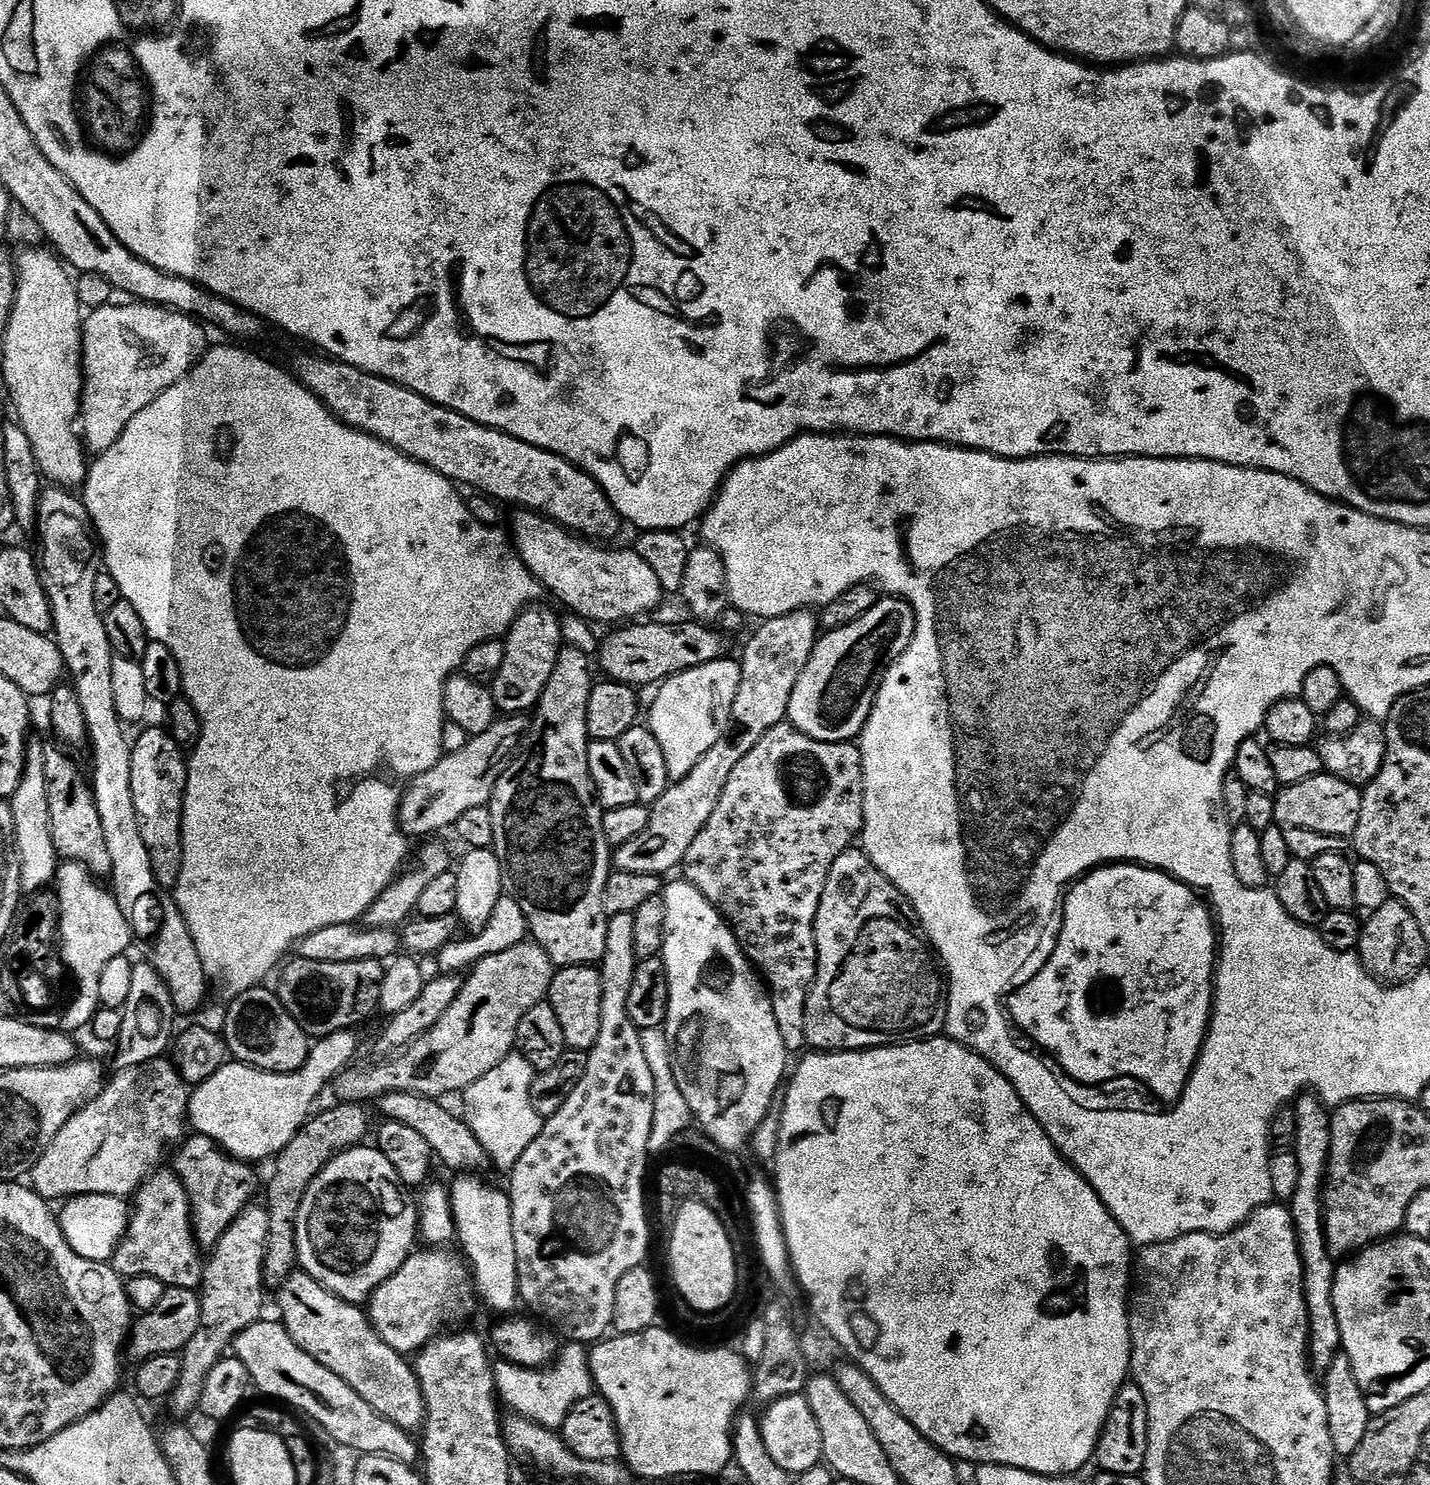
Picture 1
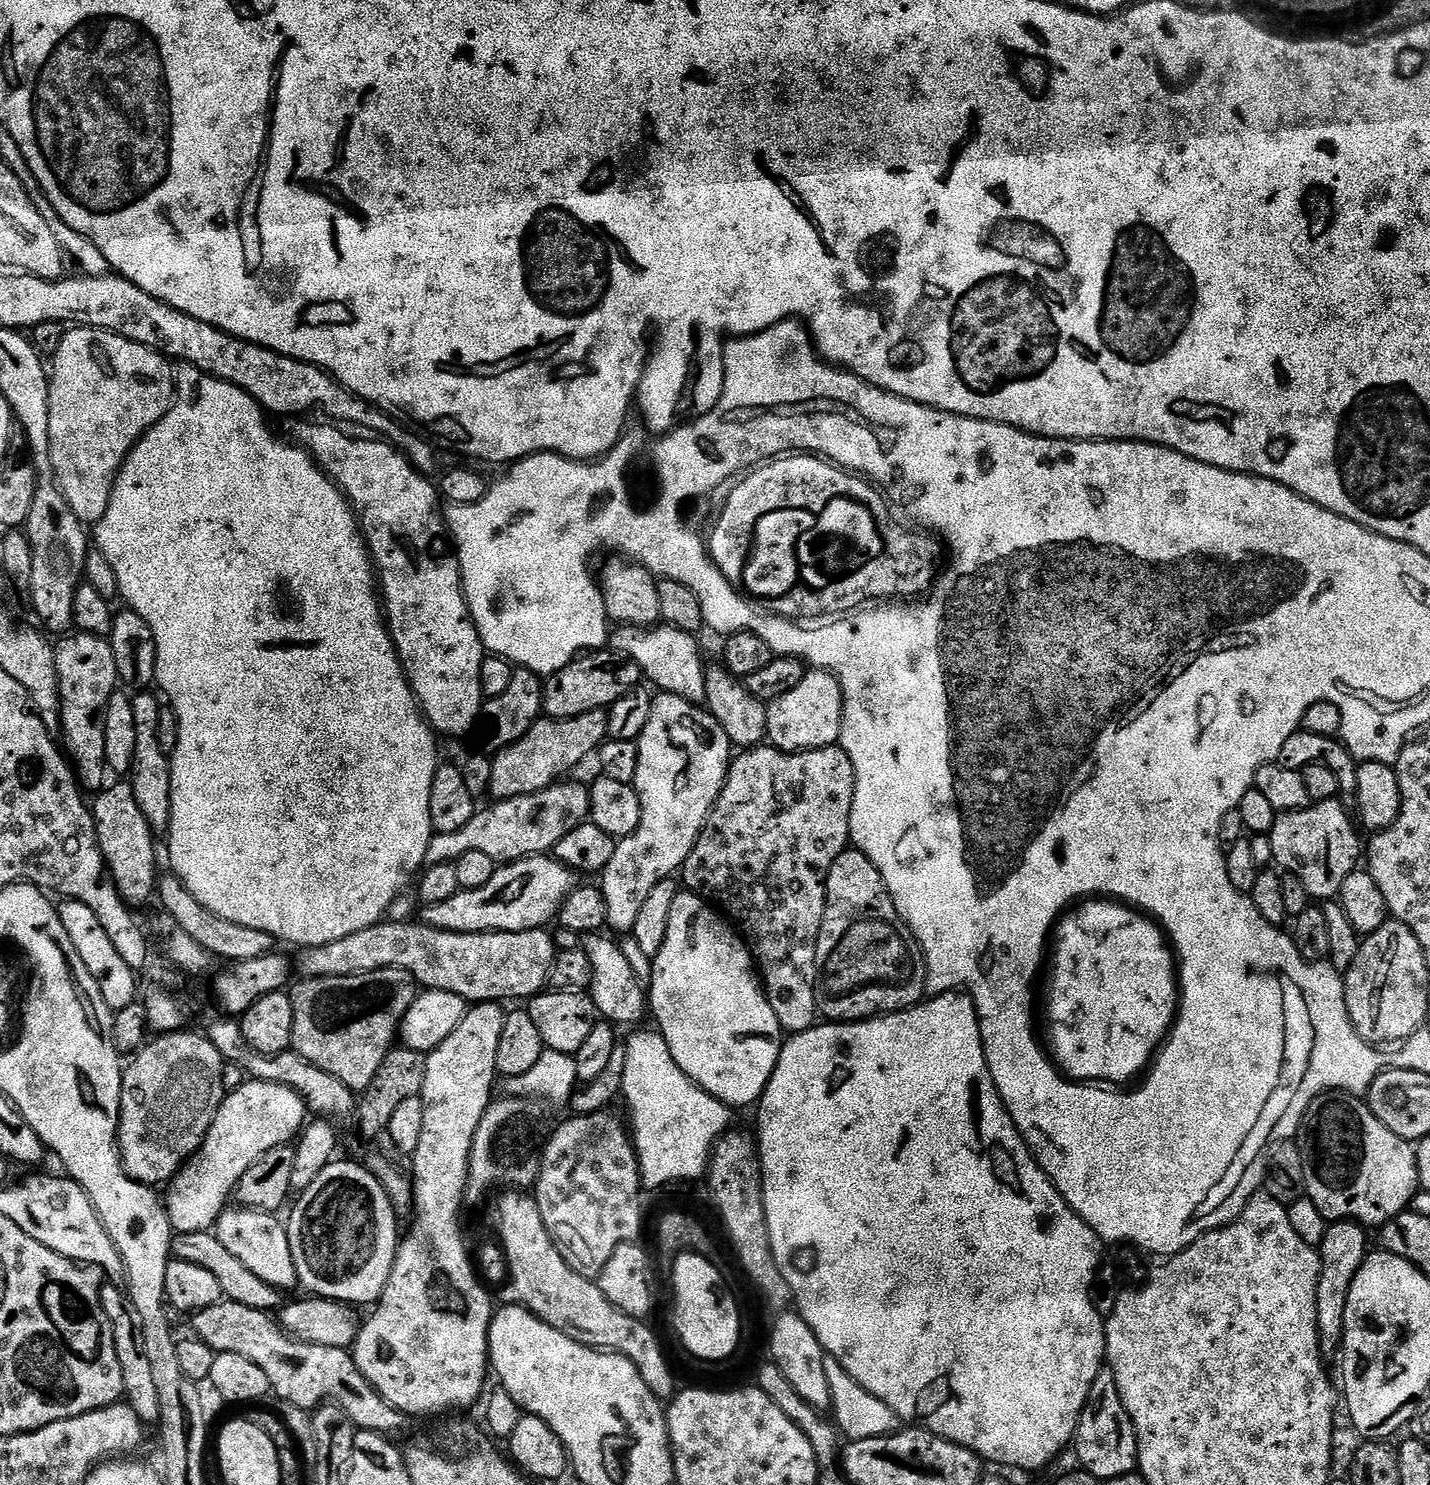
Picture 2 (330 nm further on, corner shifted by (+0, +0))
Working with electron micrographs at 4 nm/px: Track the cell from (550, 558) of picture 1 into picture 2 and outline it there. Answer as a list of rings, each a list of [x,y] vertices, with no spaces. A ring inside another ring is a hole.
[[[661,623],[650,628],[617,627],[611,633],[610,644],[615,651],[624,653],[637,664],[643,679],[649,680],[647,683],[653,689],[686,698],[691,704],[703,705],[706,694],[706,663],[700,657],[700,644],[696,639],[691,632],[683,632]]]

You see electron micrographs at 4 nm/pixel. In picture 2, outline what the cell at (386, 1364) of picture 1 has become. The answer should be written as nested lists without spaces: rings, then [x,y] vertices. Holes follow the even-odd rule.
[[[225,1207],[216,1220],[214,1235],[218,1242],[222,1242],[222,1246],[226,1246],[226,1250],[230,1250],[230,1254],[234,1254],[234,1258],[238,1258],[242,1266],[246,1266],[246,1270],[258,1274],[262,1282],[281,1290],[297,1287],[294,1254],[290,1254],[290,1238],[285,1221],[271,1212],[232,1207]]]

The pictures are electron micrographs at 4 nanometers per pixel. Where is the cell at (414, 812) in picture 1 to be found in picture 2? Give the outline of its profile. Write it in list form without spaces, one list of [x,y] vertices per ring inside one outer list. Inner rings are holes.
[[[605,709],[590,710],[569,720],[537,720],[518,742],[492,756],[490,796],[493,801],[509,800],[526,794],[544,792],[557,783],[571,768],[576,768],[588,755],[595,753],[608,739],[608,714]]]

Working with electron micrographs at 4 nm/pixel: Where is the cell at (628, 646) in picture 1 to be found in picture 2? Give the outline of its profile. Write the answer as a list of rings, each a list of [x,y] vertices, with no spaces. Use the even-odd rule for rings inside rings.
[[[593,650],[571,660],[562,670],[547,677],[544,686],[543,715],[550,720],[569,720],[590,710],[609,709],[622,694],[641,683],[640,668],[629,656],[615,650]]]

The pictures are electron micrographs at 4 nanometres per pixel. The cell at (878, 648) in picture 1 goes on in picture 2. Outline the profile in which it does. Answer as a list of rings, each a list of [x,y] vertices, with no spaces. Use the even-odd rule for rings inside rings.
[[[823,670],[805,671],[794,690],[786,690],[768,704],[768,734],[771,747],[781,752],[806,752],[810,748],[831,748],[839,741],[844,699],[835,676]]]

